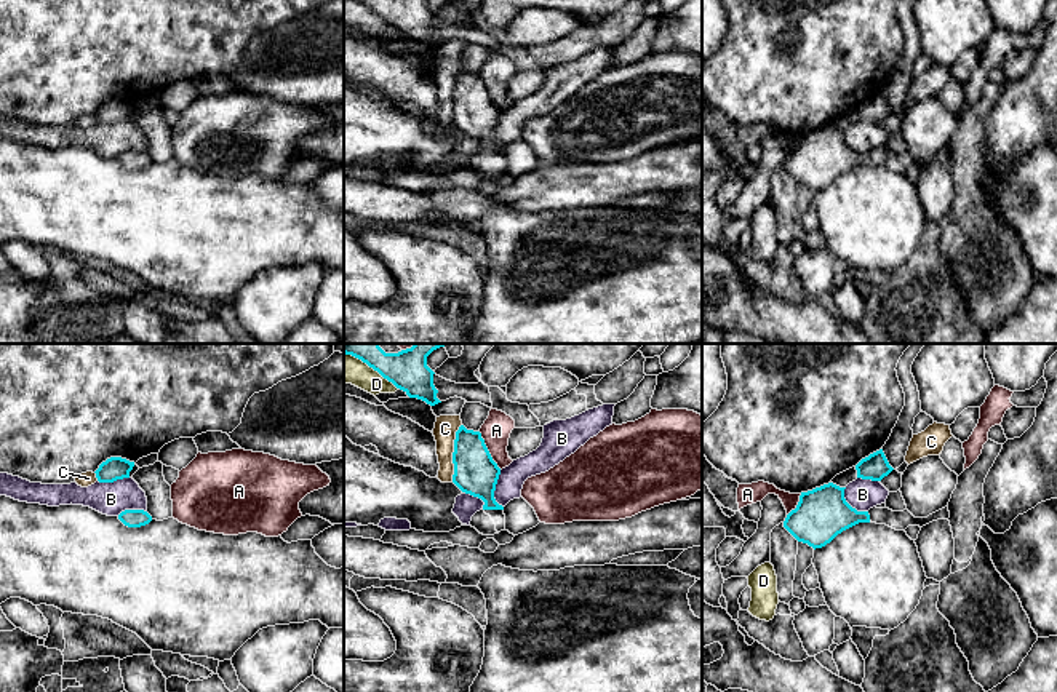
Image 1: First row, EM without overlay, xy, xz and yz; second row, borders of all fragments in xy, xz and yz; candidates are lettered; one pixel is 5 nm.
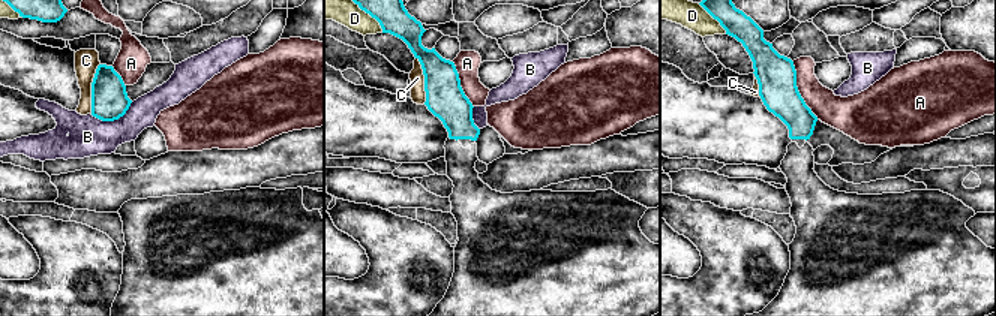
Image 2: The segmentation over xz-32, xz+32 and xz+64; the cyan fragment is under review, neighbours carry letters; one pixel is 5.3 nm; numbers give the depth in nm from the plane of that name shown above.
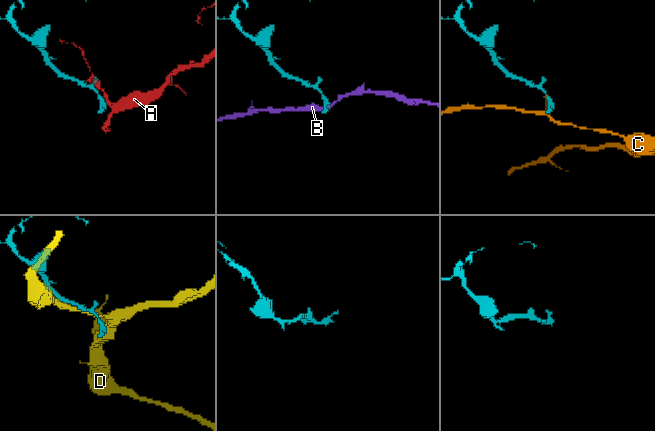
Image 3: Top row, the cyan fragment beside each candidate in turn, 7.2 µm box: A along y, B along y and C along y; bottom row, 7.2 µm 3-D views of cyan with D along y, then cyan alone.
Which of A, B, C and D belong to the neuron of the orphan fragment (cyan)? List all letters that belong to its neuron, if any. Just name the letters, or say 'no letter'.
no letter

